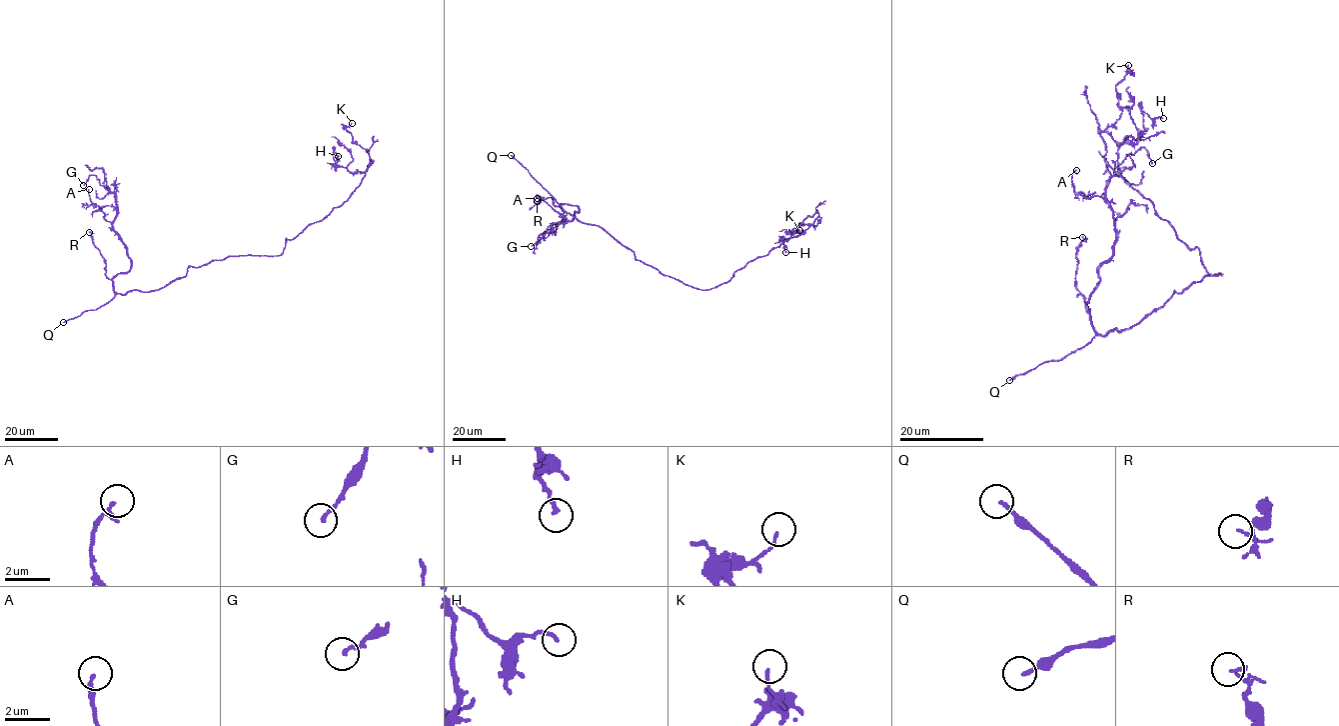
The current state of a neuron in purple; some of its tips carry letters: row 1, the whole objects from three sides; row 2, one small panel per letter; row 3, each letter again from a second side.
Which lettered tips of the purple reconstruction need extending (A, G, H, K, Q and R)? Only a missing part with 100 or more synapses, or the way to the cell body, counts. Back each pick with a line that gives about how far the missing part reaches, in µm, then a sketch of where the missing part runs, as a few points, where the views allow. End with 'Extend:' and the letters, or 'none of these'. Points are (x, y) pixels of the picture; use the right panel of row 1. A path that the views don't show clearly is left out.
Q: 70 µm
Extend: Q

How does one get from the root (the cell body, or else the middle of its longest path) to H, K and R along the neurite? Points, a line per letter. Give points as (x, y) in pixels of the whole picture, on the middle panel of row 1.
H: (658, 270), (694, 288), (715, 288), (787, 240), (808, 216), (817, 213), (799, 235), (780, 240), (785, 252)
K: (658, 270), (709, 290), (765, 256), (808, 216), (818, 214), (815, 226), (800, 222), (793, 229), (799, 230)
R: (658, 270), (637, 260), (633, 251), (601, 228), (579, 222), (554, 205), (553, 197), (537, 201)

